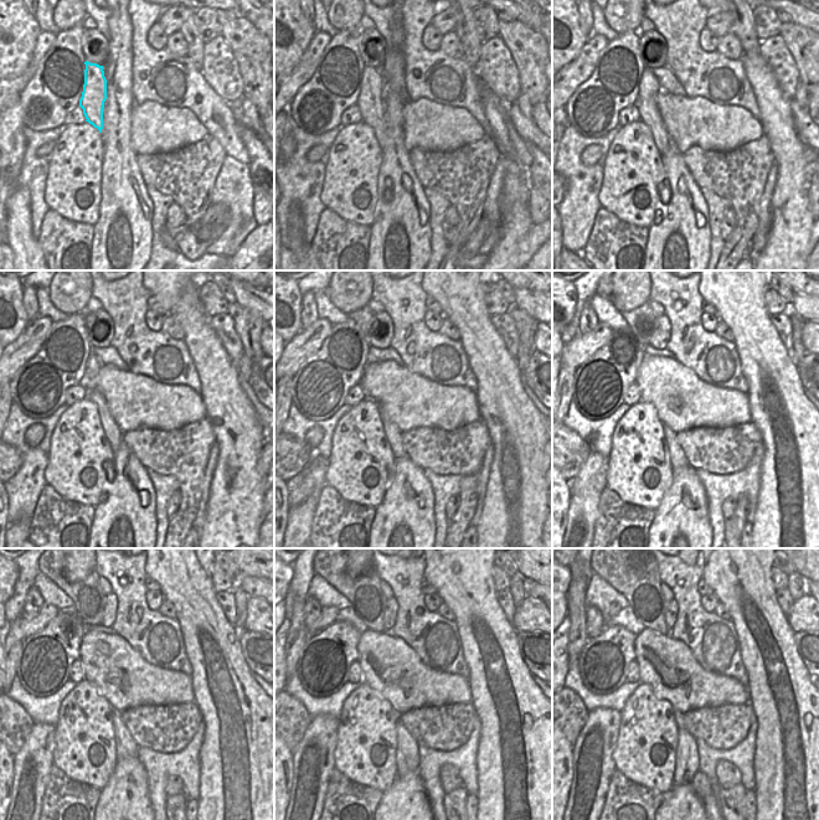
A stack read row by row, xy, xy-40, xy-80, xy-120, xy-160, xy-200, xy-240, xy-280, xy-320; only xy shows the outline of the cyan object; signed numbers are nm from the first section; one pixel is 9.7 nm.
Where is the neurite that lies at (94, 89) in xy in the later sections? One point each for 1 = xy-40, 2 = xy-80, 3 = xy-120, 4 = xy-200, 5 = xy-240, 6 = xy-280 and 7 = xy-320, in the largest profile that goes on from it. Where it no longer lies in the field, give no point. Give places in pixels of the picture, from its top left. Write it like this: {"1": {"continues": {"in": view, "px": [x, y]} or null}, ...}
{"1": {"continues": {"in": "xy-40", "px": [370, 101]}}, "2": {"continues": {"in": "xy-80", "px": [649, 88]}}, "3": {"continues": {"in": "xy-120", "px": [114, 436]}}, "4": {"continues": {"in": "xy-200", "px": [678, 459]}}, "5": {"continues": {"in": "xy-240", "px": [125, 746]}}, "6": {"continues": {"in": "xy-280", "px": [407, 754]}}, "7": {"continues": {"in": "xy-320", "px": [686, 757]}}}

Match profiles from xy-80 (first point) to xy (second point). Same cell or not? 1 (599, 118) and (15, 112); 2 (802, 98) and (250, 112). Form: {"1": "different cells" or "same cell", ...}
{"1": "different cells", "2": "same cell"}

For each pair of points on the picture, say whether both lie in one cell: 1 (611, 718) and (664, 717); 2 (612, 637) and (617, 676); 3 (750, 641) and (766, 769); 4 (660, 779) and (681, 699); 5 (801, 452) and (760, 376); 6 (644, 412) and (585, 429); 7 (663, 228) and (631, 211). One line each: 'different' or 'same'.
1: different
2: same
3: same
4: different
5: same
6: different
7: different

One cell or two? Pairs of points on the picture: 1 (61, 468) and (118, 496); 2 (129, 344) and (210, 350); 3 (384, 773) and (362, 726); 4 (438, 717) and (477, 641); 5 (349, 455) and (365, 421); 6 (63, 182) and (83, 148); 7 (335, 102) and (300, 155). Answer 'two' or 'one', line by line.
1: two
2: two
3: one
4: two
5: one
6: one
7: two

